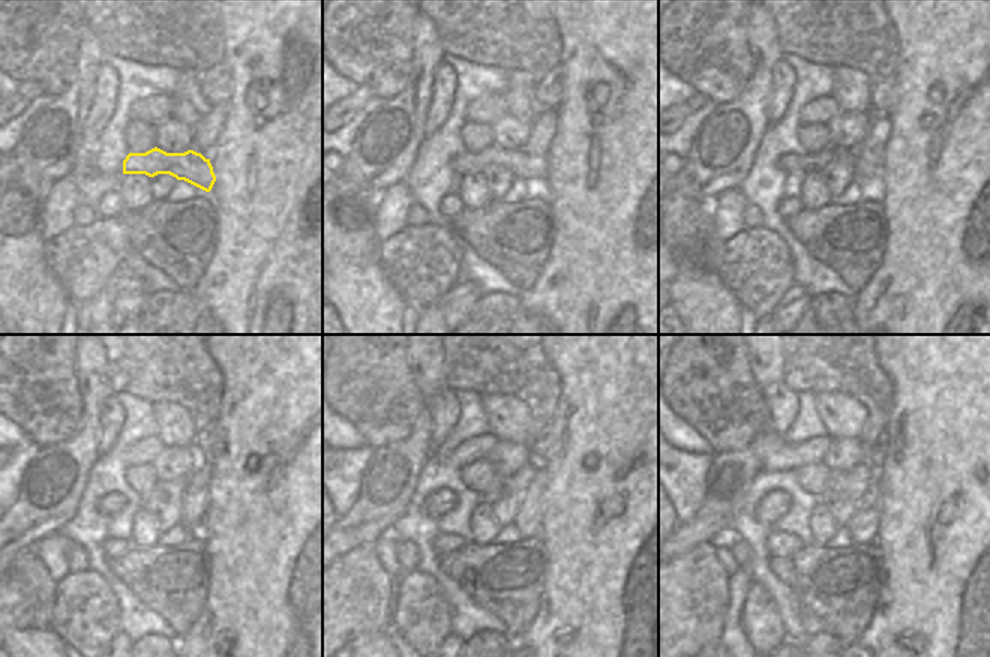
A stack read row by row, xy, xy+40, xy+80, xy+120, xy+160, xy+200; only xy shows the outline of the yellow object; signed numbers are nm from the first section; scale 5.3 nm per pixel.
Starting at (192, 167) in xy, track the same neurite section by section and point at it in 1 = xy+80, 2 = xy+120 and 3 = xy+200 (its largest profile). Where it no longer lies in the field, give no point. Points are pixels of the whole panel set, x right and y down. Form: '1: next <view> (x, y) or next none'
1: next xy+80 (789, 162)
2: next xy+120 (113, 503)
3: next xy+200 (773, 506)

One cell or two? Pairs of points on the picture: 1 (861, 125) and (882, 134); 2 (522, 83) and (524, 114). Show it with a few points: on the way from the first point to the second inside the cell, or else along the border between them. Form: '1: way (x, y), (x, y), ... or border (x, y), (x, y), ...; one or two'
1: border (870, 114), (870, 129), (854, 149); two
2: way (521, 90), (521, 107); one

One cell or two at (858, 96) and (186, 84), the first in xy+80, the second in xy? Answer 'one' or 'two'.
two

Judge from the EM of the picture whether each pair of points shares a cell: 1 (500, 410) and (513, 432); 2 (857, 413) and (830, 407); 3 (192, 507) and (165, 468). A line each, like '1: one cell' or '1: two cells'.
1: one cell
2: one cell
3: two cells

